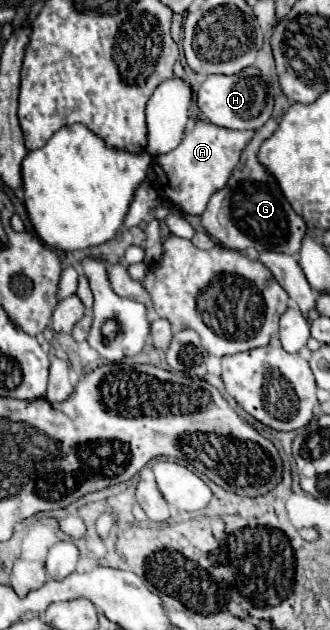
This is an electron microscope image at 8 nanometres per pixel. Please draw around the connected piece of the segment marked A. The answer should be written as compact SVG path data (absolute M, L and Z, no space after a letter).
M196 120L196 126L184 140L168 154L162 154L154 162L154 186L160 198L178 206L184 214L200 216L206 210L210 196L224 188L236 162L240 160L242 150L254 138L256 132L236 132L212 126L208 120Z

